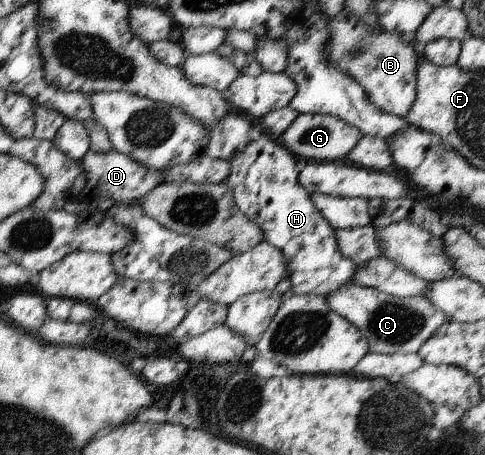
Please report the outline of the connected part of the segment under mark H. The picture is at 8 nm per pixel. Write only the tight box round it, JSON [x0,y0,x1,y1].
[225,132,356,297]

